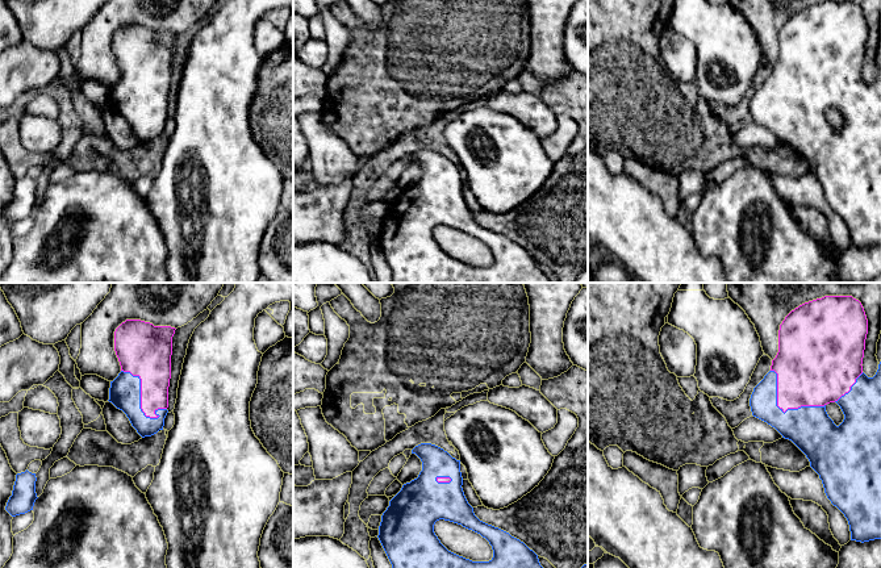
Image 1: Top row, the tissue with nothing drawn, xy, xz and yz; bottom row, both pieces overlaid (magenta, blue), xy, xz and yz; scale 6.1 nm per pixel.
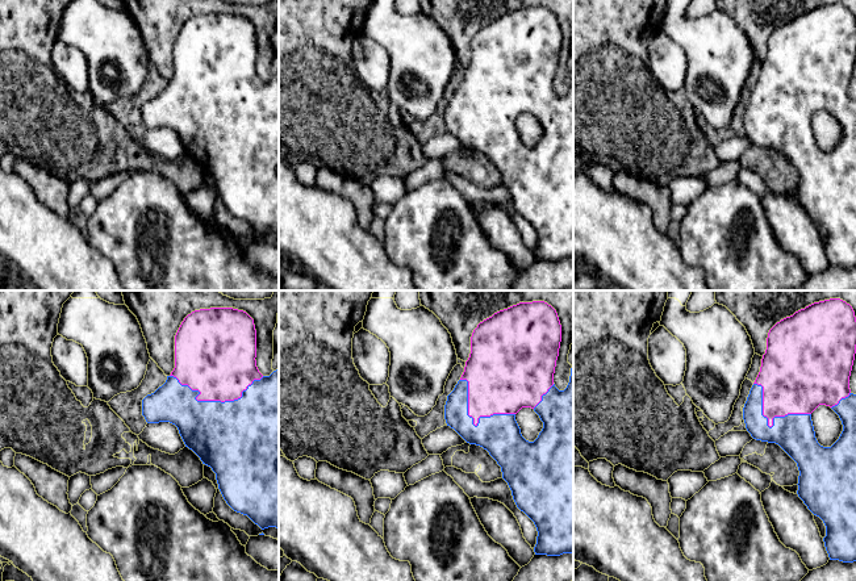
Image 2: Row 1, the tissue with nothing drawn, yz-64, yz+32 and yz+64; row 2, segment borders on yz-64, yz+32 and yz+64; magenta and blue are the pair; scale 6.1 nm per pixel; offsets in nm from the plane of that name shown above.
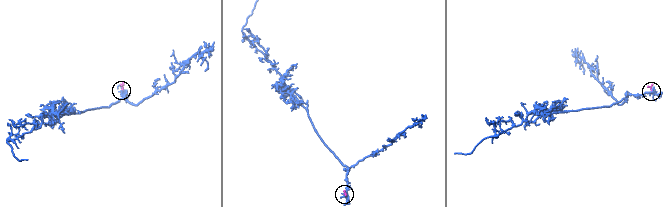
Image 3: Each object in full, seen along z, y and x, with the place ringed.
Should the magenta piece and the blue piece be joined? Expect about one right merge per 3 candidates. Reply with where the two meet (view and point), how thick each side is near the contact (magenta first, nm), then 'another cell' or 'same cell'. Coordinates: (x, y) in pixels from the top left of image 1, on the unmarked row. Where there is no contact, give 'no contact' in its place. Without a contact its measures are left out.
meets magenta in xy at (141, 99); 300 nm thick on the magenta side, 190 nm on the other; same cell

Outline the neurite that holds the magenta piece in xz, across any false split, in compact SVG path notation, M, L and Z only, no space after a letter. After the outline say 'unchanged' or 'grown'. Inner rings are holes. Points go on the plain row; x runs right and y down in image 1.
M431 149L416 151L412 159L421 164L422 176L389 206L379 231L377 243L392 270L393 283L552 283L523 247L475 221L462 193L460 166ZM439 225L480 239L492 251L493 263L489 267L472 267L448 256L434 238Z; grown

